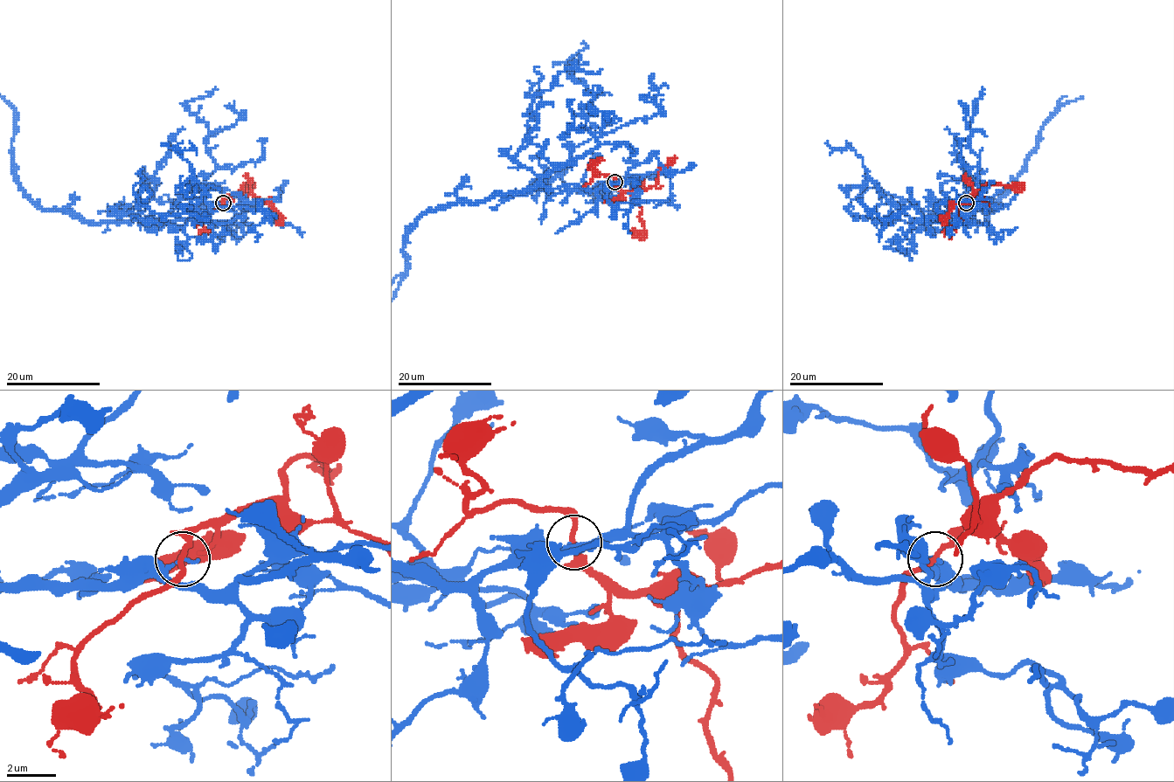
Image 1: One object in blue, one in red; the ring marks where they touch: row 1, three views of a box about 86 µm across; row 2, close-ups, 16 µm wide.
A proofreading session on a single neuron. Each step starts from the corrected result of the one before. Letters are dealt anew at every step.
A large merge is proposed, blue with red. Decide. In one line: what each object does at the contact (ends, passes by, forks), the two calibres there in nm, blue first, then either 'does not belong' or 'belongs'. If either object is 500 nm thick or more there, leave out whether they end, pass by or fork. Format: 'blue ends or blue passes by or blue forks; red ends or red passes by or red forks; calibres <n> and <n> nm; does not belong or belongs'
blue ends; red passes by; calibres 140 and 190 nm; does not belong

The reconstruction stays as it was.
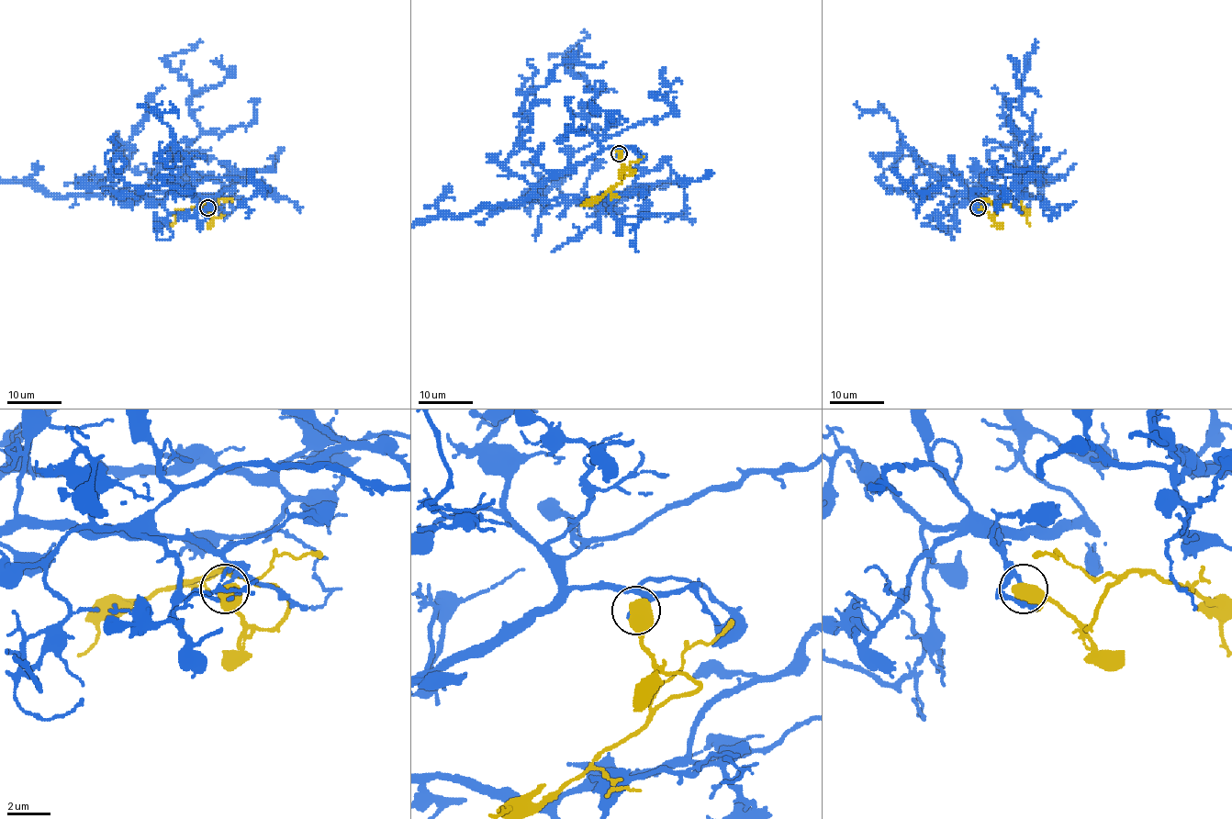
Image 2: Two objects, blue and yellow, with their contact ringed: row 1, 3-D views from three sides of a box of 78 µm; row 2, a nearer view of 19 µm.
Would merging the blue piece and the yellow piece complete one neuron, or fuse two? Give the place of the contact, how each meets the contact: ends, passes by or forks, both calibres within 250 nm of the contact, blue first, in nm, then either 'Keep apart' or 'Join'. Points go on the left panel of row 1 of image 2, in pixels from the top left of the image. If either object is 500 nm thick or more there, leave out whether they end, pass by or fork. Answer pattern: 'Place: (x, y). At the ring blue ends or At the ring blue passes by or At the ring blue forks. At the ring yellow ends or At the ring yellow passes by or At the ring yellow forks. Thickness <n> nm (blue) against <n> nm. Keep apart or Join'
Place: (207, 207). Thickness 200 nm (blue) against 750 nm. Keep apart

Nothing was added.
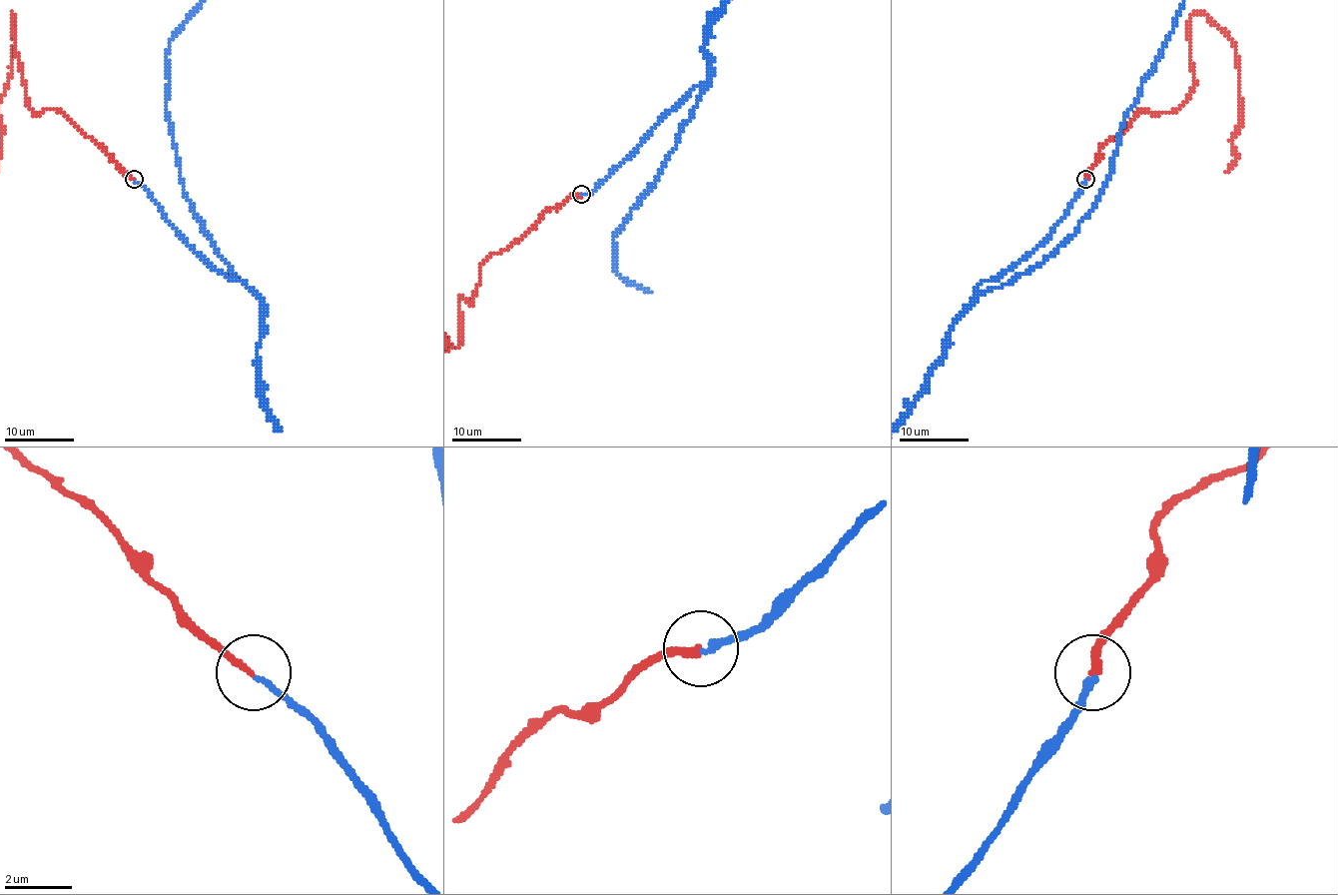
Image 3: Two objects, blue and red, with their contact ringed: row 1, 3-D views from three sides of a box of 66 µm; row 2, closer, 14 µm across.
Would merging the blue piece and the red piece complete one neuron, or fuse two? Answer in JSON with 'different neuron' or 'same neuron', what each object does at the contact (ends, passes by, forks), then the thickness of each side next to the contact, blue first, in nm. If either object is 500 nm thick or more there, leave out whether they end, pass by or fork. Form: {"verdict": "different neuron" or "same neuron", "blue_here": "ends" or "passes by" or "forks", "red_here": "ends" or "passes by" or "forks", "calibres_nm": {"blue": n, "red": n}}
{"verdict": "same neuron", "blue_here": "ends", "red_here": "ends", "calibres_nm": {"blue": 140, "red": 200}}

